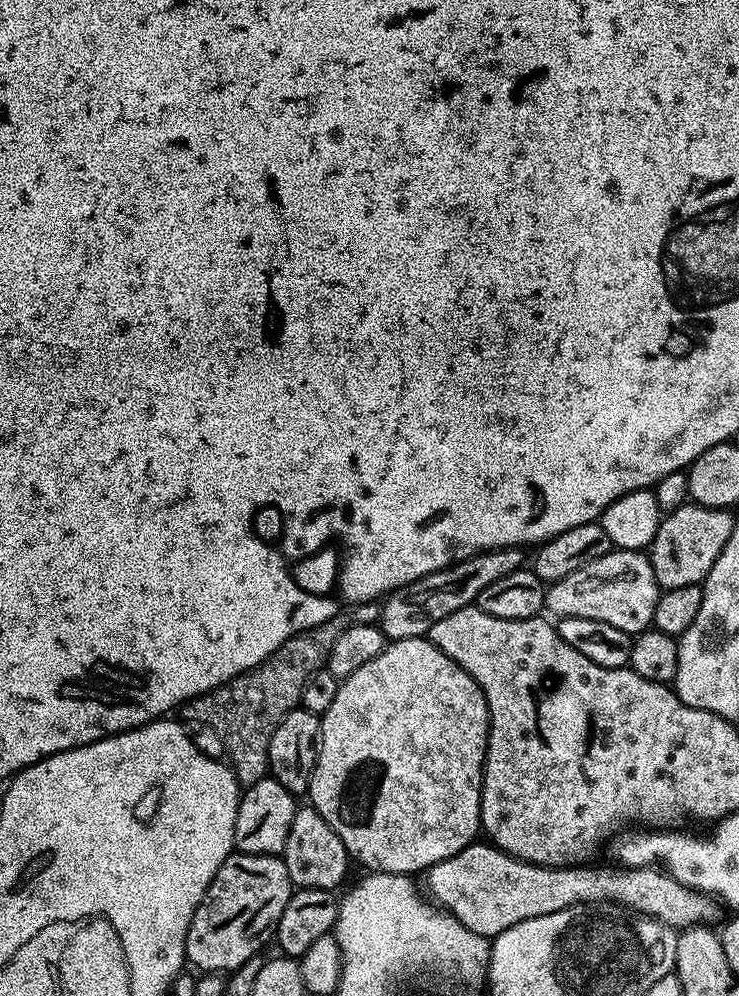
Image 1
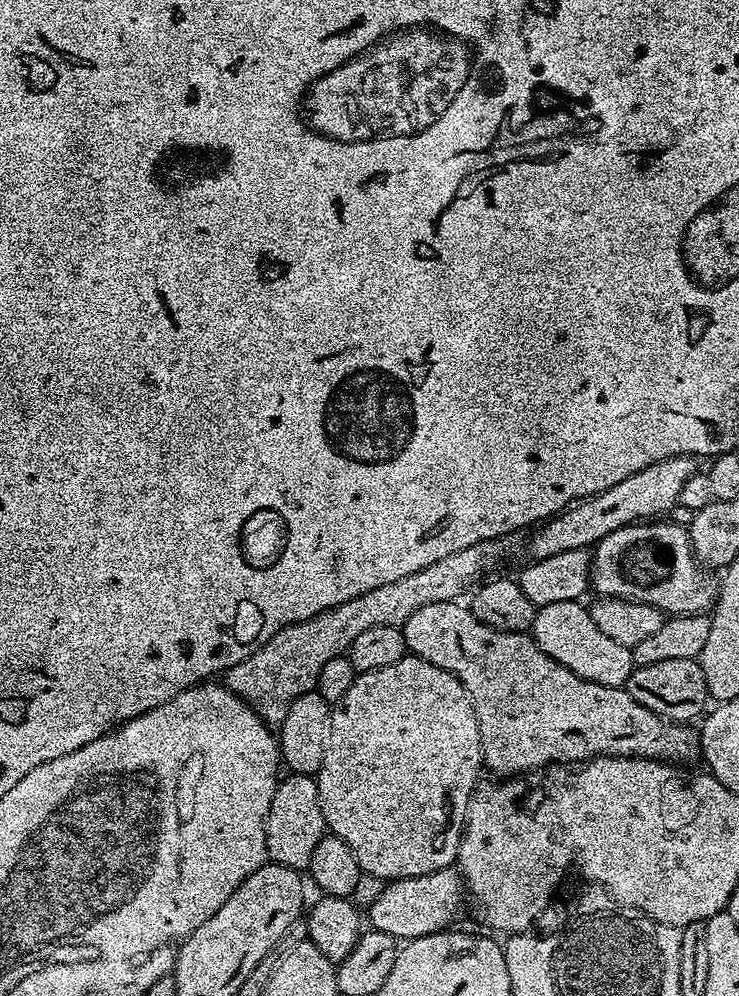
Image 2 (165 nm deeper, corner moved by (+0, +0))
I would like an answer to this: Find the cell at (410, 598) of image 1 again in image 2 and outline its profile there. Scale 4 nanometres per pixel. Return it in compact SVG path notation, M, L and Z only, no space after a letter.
M695 456L666 458L646 466L646 470L638 470L638 474L630 474L630 478L622 478L622 482L618 482L618 486L610 486L610 490L602 490L597 496L585 496L583 500L575 501L564 511L543 521L531 533L533 536L528 540L529 557L541 560L553 554L562 554L562 550L591 549L599 540L606 538L606 534L614 534L614 530L663 517L660 516L663 512L664 515L671 513L672 508L680 502L682 486L697 471L698 460Z

